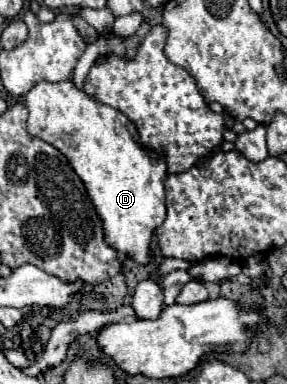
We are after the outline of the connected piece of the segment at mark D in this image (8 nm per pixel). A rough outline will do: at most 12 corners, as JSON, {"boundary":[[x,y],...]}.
{"boundary":[[71,80],[25,94],[27,132],[61,150],[105,244],[151,264],[165,158]]}

